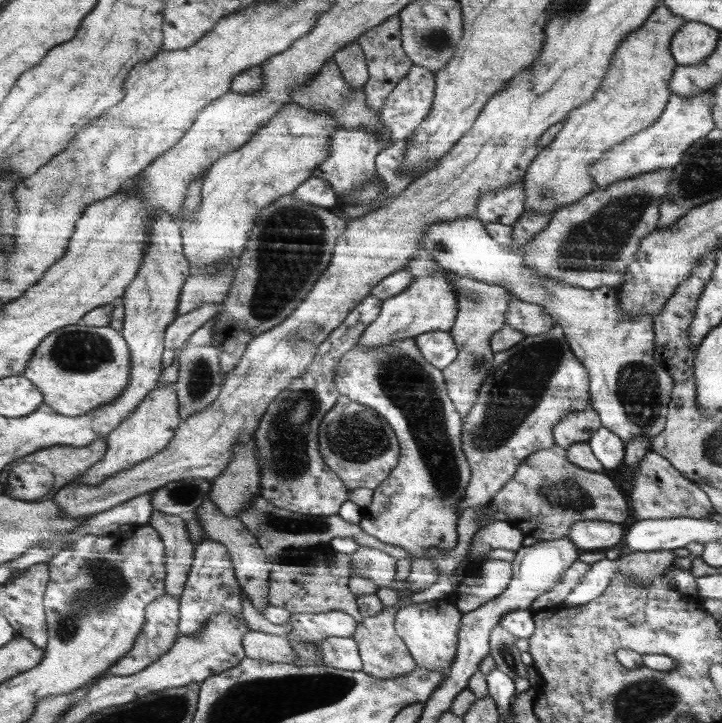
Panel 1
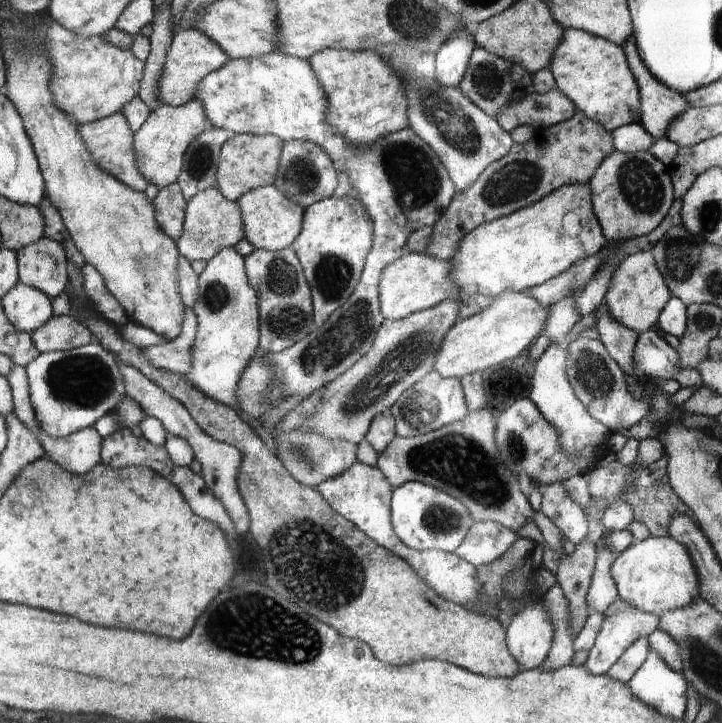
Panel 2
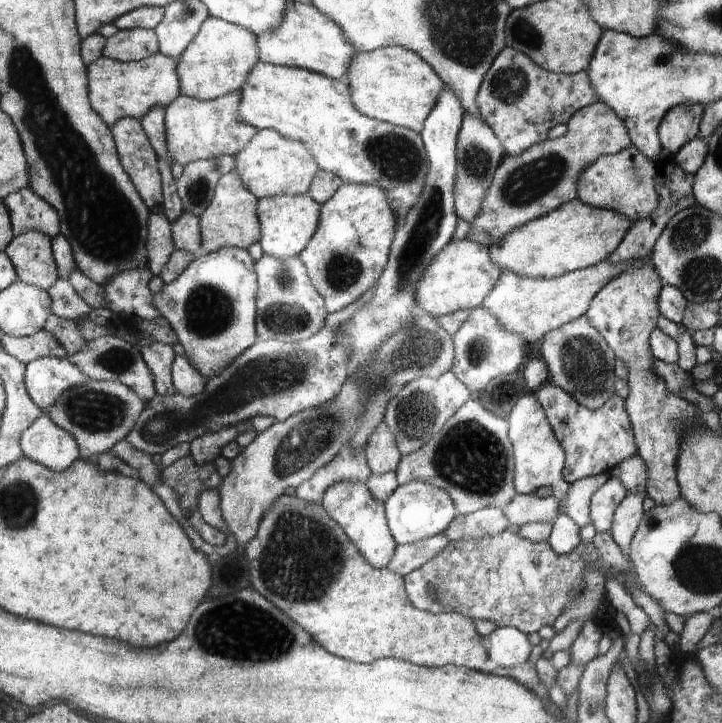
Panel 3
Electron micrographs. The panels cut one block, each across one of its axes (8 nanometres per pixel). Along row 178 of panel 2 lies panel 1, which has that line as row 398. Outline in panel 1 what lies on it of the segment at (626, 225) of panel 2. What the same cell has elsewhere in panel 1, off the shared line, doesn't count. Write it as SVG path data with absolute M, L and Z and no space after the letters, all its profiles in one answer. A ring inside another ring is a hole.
M474 215L431 224L421 242L419 256L434 257L435 261L448 271L479 281L498 283L512 291L521 301L543 306L552 316L553 322L562 328L564 340L569 343L573 353L588 370L591 406L600 415L601 426L619 436L624 443L630 442L635 436L652 440L665 428L676 382L665 367L656 361L656 332L653 330L653 318L649 314L641 314L640 317L625 314L621 310L620 298L617 297L619 287L604 285L588 290L554 280L549 276L541 276L525 266L523 255L496 242L485 229L484 223Z

